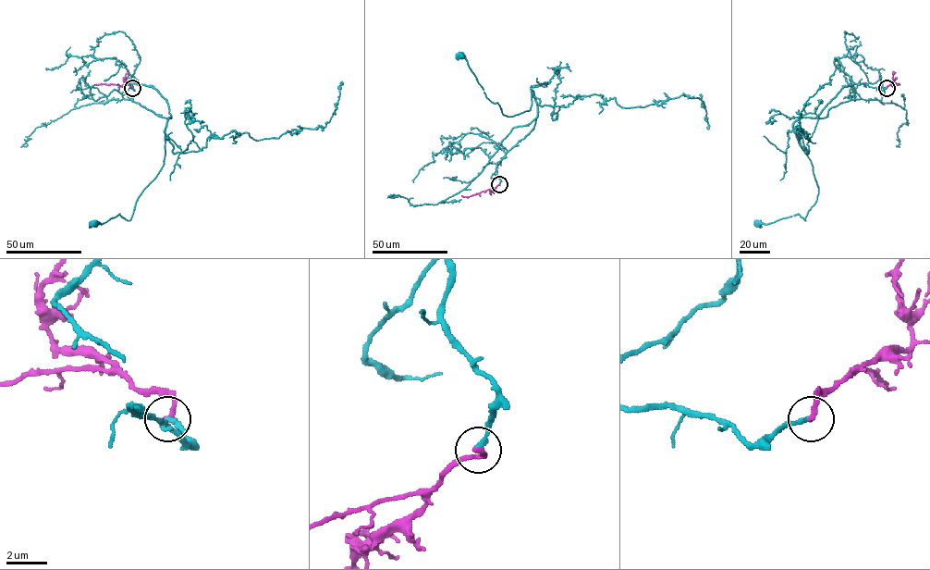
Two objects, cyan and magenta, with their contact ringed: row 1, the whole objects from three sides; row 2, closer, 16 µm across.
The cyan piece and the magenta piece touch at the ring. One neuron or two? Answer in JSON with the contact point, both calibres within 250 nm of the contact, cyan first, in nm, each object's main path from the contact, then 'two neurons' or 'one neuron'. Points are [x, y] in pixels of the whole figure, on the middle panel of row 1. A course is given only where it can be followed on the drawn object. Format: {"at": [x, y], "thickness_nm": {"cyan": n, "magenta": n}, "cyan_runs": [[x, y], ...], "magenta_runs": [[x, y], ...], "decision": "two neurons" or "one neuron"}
{"at": [499, 184], "thickness_nm": {"cyan": 240, "magenta": 280}, "cyan_runs": [[499, 184], [496, 163], [532, 130], [537, 103], [532, 91], [530, 110], [504, 115], [460, 55]], "magenta_runs": [[499, 184], [468, 197], [461, 195]], "decision": "one neuron"}

